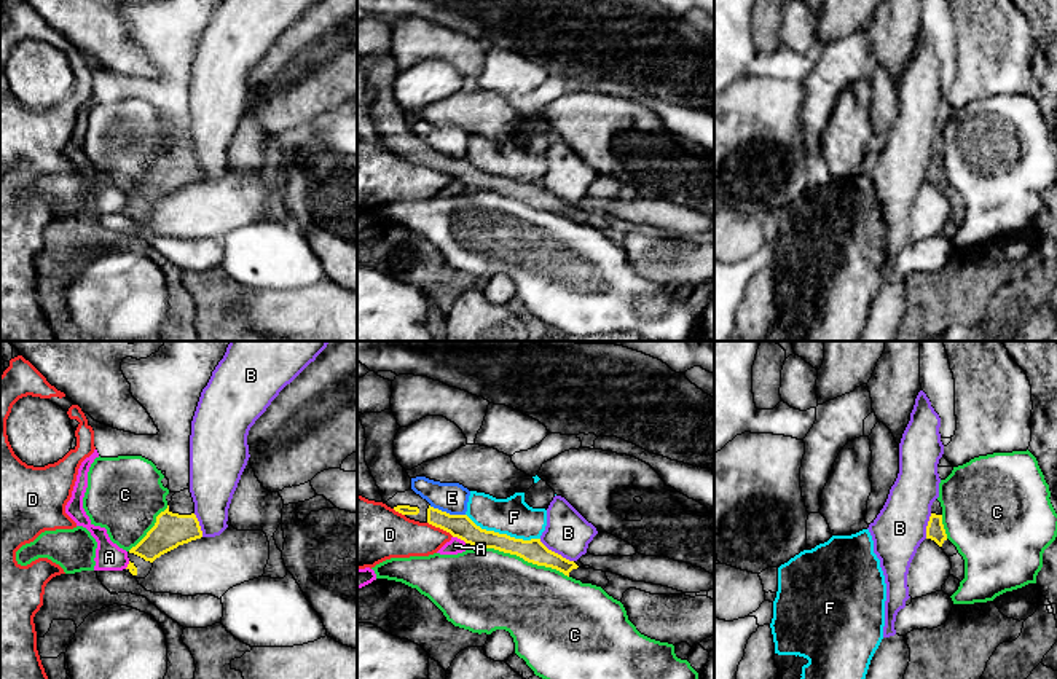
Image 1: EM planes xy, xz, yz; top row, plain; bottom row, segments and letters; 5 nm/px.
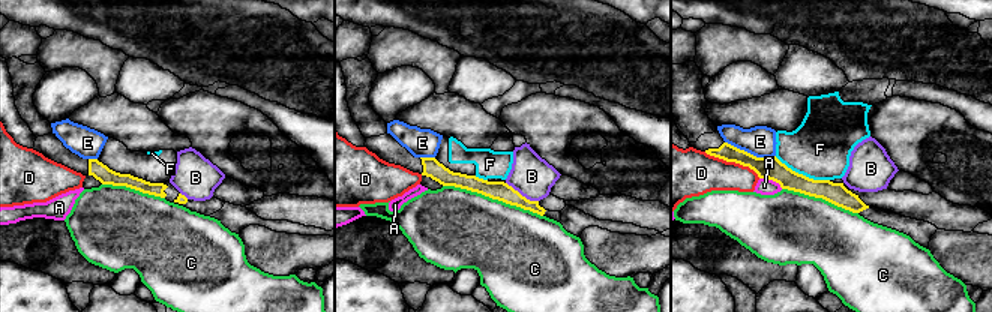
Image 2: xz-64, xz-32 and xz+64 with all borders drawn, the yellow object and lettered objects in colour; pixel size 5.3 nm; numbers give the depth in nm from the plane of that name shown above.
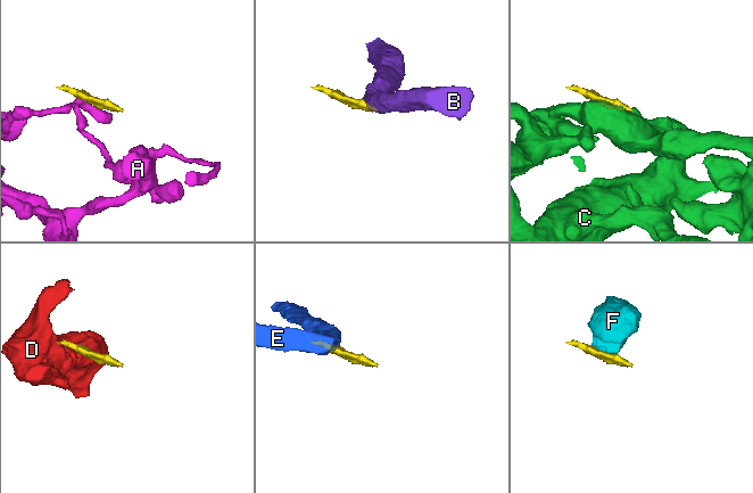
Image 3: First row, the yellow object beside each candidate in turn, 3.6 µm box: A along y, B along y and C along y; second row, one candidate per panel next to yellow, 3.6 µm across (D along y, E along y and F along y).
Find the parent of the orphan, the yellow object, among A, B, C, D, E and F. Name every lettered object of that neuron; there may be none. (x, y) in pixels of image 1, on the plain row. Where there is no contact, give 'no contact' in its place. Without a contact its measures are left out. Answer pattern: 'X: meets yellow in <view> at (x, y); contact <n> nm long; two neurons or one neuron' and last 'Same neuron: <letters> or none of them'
A: meets yellow in xz at (459, 180); contact 80 nm long; two neurons
B: meets yellow in xz at (557, 196); contact 200 nm long; two neurons
C: meets yellow in xz at (522, 200); contact 500 nm long; two neurons
D: meets yellow in xz at (440, 171); contact 150 nm long; two neurons
E: meets yellow in xz at (445, 155); contact 190 nm long; two neurons
F: meets yellow in xz at (502, 177); contact 400 nm long; two neurons
Same neuron: none of them

